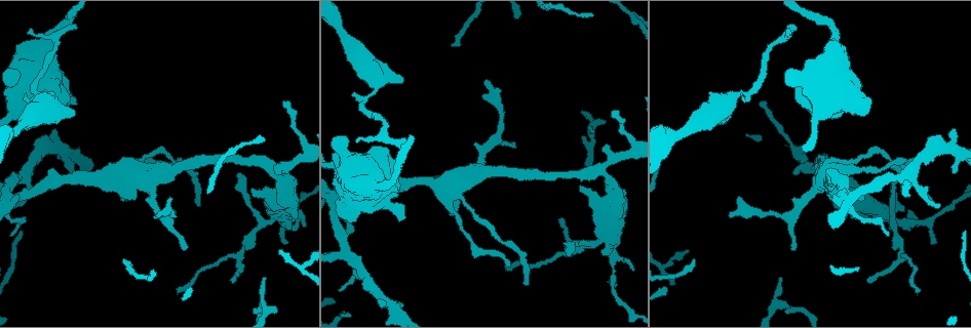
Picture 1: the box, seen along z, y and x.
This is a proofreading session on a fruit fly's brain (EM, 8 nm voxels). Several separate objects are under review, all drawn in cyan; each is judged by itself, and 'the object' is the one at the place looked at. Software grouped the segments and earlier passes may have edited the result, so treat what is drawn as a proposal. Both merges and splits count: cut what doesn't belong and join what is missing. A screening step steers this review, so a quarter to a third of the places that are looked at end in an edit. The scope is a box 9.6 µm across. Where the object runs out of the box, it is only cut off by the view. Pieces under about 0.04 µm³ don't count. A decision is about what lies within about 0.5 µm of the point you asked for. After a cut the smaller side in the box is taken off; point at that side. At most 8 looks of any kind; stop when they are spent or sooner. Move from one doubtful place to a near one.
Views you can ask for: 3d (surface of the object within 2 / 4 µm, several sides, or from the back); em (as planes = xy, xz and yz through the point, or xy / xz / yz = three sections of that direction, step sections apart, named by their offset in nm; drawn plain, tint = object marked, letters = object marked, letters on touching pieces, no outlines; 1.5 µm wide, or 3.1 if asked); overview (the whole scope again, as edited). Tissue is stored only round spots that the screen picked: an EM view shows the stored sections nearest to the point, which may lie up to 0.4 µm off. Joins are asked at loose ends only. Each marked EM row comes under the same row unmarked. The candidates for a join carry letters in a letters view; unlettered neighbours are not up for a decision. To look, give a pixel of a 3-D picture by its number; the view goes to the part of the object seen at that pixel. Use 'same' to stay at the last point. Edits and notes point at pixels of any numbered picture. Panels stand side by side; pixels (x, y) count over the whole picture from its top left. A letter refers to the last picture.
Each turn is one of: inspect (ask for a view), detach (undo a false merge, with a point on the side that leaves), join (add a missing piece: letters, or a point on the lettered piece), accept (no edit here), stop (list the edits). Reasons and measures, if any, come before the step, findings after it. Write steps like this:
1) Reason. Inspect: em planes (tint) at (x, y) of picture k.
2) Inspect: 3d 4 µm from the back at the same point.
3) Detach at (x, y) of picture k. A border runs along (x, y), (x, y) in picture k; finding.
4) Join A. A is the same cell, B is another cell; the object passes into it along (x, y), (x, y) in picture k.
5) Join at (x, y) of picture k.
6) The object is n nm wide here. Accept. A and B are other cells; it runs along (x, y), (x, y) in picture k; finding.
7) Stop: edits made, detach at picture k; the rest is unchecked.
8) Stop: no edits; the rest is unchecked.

An open end. Inspect: em xy step 8 (tint) at (731, 217) of picture 1.

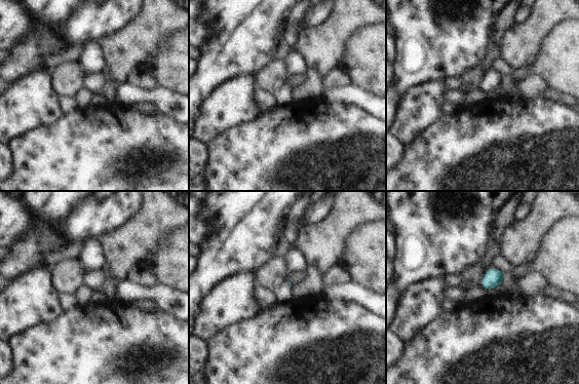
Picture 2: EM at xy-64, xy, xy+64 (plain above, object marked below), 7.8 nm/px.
Inspect: em yz step 8 (letters) at the same point.

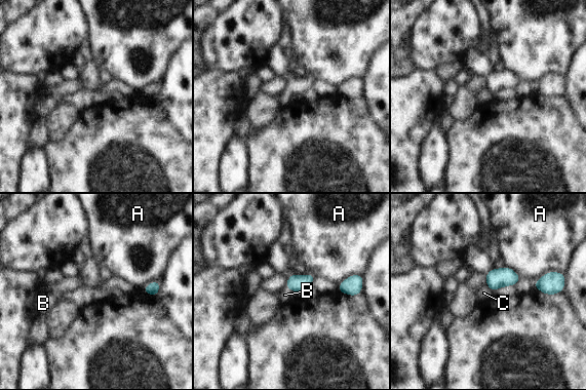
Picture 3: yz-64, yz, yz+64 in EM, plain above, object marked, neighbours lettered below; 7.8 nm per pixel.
The object is 130 nm wide here. Join B. B is the same cell, A and C are other cells; the object passes into it along (296, 283), (289, 288), (284, 295) in picture 3; the neuron continues.

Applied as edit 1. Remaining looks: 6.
Redraw. Inspect: overview.

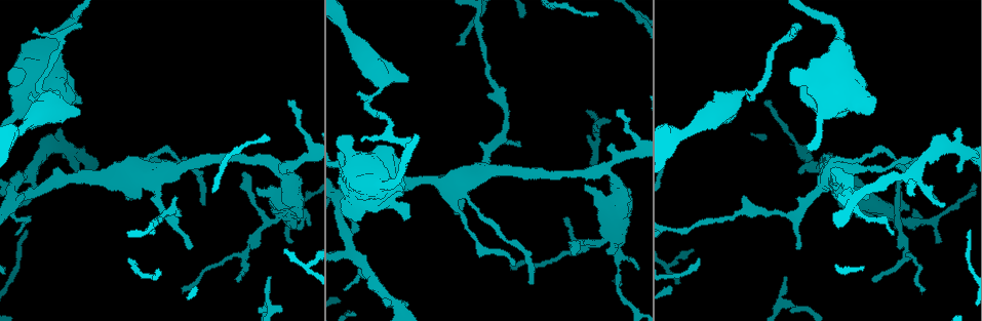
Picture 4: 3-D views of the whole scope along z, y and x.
An open end. Inspect: em planes (letters) at (33, 32) of picture 4.

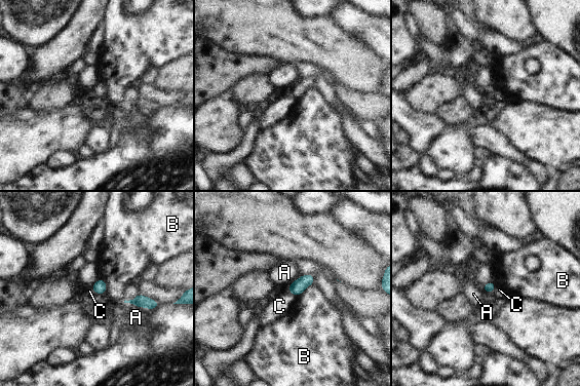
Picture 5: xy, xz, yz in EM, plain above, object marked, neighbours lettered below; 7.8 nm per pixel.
The object is 80 nm wide here. Accept. A, B and C are other cells; a border runs along (286, 290), (296, 297) in picture 5; none of them fits.

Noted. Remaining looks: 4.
Inspect: 3d 2 µm from the back at (357, 93) of picture 4.

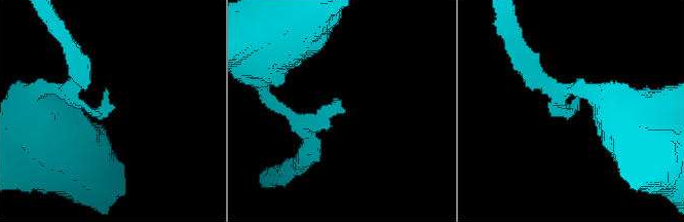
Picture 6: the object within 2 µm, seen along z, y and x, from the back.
The arms are 170, 190 nm wide; now the EM. Inspect: em planes (letters) at (108, 90) of picture 6.

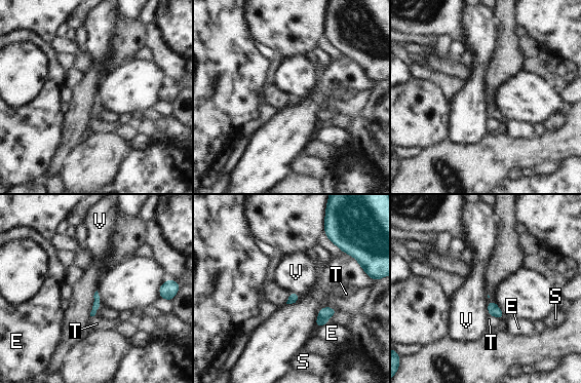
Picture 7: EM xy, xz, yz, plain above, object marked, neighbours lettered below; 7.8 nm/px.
Accept. E, S, T and V are other cells; a border runs along (489, 301), (488, 315) in picture 7; none of them fits.

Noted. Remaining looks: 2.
Stop: edits made, join at picture 3; the rest is unchecked.

